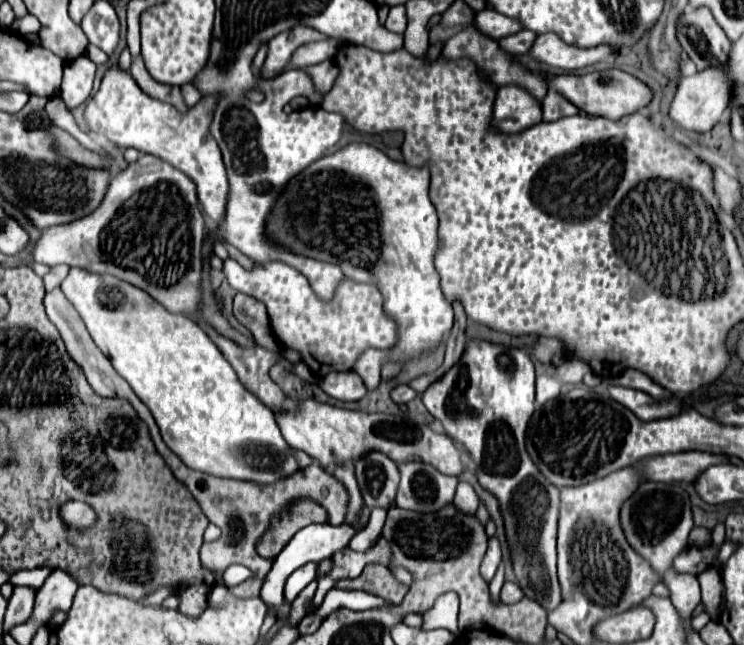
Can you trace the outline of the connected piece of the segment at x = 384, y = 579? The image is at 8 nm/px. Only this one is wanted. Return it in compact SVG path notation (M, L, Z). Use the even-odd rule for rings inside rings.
M367 565L357 579L337 581L335 589L367 591L367 593L377 595L393 605L399 605L409 591L409 587L403 585L401 581L397 581L397 577L391 573L391 569L383 567L383 565Z

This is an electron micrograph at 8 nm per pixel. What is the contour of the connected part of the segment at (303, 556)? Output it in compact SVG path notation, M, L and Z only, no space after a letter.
M307 525L305 529L301 529L299 533L295 533L295 537L287 543L287 547L273 559L271 571L266 575L263 585L260 590L260 597L269 607L277 607L279 611L279 619L285 619L287 613L289 613L289 607L285 603L285 597L283 597L283 587L285 587L285 581L289 579L289 575L303 567L305 563L319 563L323 559L329 559L333 557L333 553L345 549L351 541L351 537L355 535L355 529L349 527L349 525L339 525L339 527L333 527L333 525Z

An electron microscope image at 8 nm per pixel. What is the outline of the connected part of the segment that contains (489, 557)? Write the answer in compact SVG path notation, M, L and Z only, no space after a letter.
M493 537L489 541L489 549L487 549L487 553L483 557L483 563L481 563L481 577L487 583L491 583L491 579L495 577L495 571L497 571L499 563L501 563L501 547L499 547L499 541Z

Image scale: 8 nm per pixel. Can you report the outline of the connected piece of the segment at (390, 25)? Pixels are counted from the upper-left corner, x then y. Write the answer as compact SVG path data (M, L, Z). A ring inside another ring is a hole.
M395 5L391 7L389 11L389 17L385 21L385 27L389 31L395 31L399 35L405 33L405 27L407 27L407 17L405 17L405 5Z

